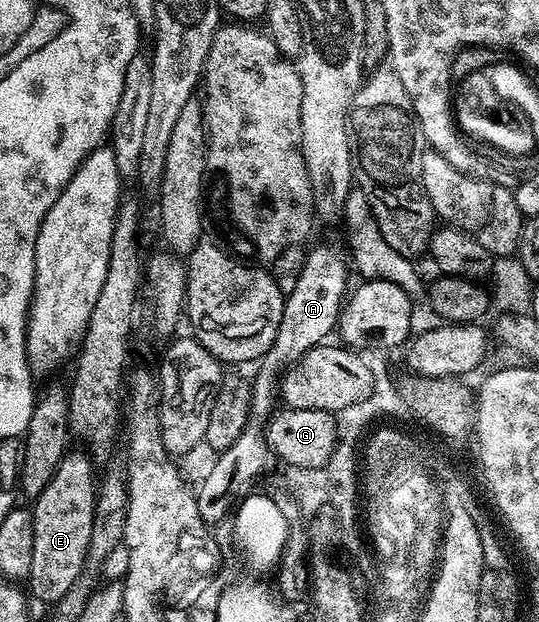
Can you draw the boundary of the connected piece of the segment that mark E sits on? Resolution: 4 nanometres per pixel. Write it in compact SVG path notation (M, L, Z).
M68 453L60 461L52 481L48 481L48 489L33 500L32 514L34 532L32 533L32 569L28 586L29 594L42 603L57 603L68 589L72 589L72 581L80 577L82 566L88 553L88 541L92 537L92 517L94 516L94 497L96 494L96 478L93 464L83 454Z

